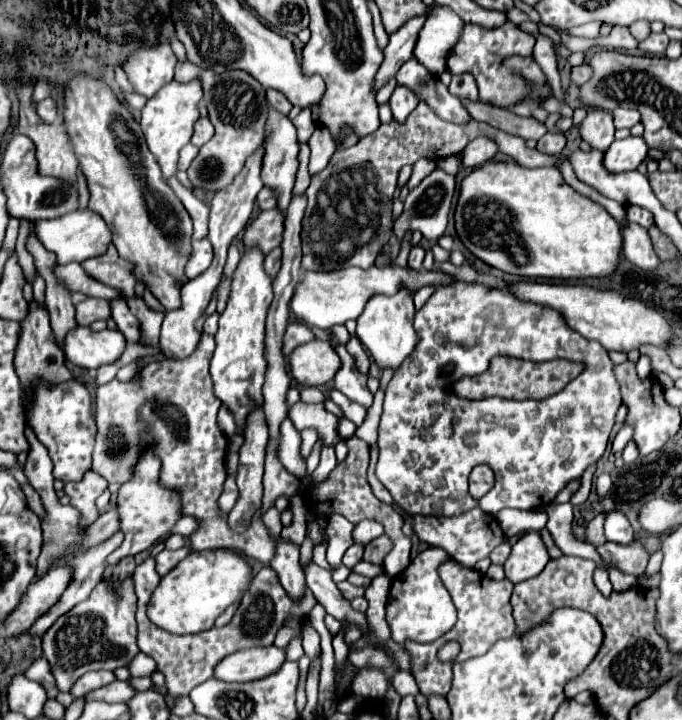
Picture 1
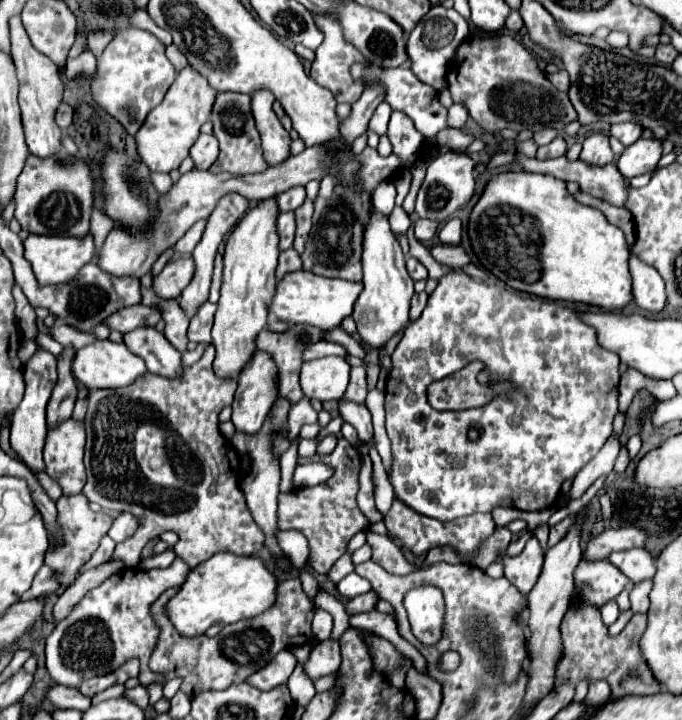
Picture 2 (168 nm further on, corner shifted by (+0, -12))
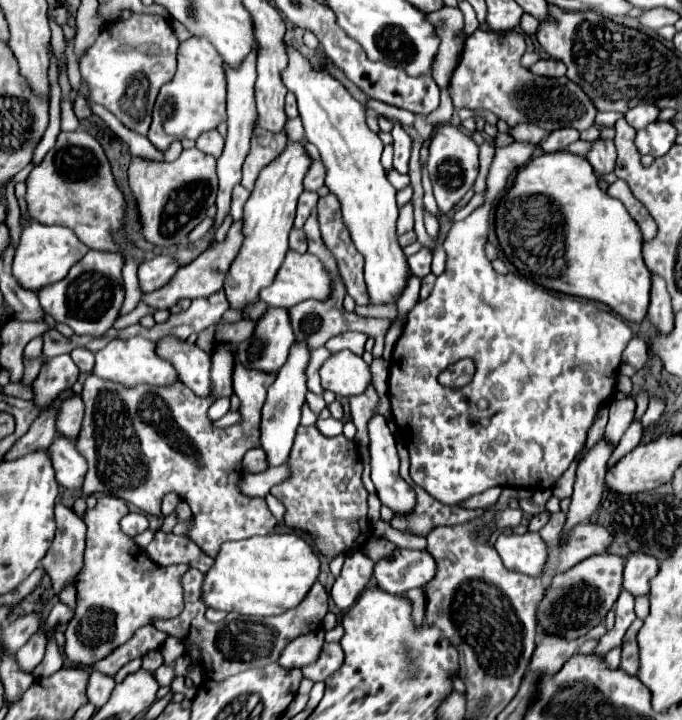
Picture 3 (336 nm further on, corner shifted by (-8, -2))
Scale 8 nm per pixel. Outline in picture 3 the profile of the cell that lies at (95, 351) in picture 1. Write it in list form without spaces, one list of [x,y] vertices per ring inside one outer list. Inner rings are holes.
[[[134,336],[128,340],[112,340],[108,342],[102,350],[96,354],[96,364],[94,364],[94,374],[104,380],[114,380],[124,386],[136,386],[136,384],[154,384],[154,386],[166,386],[178,380],[176,370],[170,366],[170,362],[162,360],[154,352],[154,342]]]

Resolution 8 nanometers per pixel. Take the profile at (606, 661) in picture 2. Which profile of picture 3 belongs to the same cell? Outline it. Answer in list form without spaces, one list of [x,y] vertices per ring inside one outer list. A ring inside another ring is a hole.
[[[636,618],[623,639],[620,668],[626,670],[628,674],[636,674],[638,668],[640,668],[640,654],[638,654],[640,648],[638,648],[638,642],[636,642],[640,628],[642,628],[642,620]]]

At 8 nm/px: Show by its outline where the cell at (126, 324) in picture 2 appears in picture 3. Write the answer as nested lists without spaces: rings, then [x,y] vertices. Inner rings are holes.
[[[234,222],[230,232],[228,232],[228,238],[224,242],[216,242],[212,248],[208,248],[206,252],[202,252],[194,262],[190,262],[188,266],[182,266],[176,276],[160,290],[156,292],[148,292],[148,294],[142,294],[142,304],[154,308],[154,310],[170,310],[178,300],[182,298],[202,298],[202,296],[210,296],[212,292],[220,290],[222,284],[224,284],[224,276],[236,256],[240,248],[240,222]]]

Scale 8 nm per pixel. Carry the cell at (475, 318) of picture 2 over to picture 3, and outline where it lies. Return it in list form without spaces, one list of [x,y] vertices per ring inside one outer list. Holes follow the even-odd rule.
[[[514,142],[506,148],[496,148],[496,156],[492,160],[490,166],[490,174],[488,174],[488,194],[486,194],[486,202],[484,206],[476,208],[468,218],[464,218],[462,222],[454,222],[452,228],[448,230],[446,238],[444,238],[444,250],[446,250],[446,270],[436,278],[434,290],[432,294],[424,300],[418,302],[410,312],[408,312],[408,320],[404,324],[404,332],[400,336],[400,340],[394,346],[394,354],[392,354],[392,364],[390,364],[390,378],[388,378],[388,398],[392,404],[392,414],[394,420],[398,424],[400,436],[404,438],[408,452],[410,452],[410,476],[412,480],[422,486],[430,496],[434,496],[438,502],[448,504],[448,506],[456,506],[462,504],[464,500],[468,500],[470,496],[482,494],[488,488],[494,486],[502,486],[502,488],[534,488],[530,492],[536,490],[548,490],[552,488],[558,478],[566,472],[566,468],[574,462],[574,458],[578,456],[578,452],[586,446],[586,438],[588,438],[588,430],[594,424],[594,418],[598,414],[598,410],[608,404],[614,398],[614,390],[616,390],[616,370],[622,362],[622,352],[628,346],[628,342],[632,340],[632,330],[612,312],[600,310],[594,302],[590,300],[582,300],[582,298],[574,298],[574,296],[564,296],[564,294],[554,294],[544,290],[542,286],[536,286],[534,282],[522,280],[514,274],[498,274],[494,272],[494,268],[490,266],[490,260],[484,254],[484,244],[488,240],[488,218],[490,218],[490,210],[494,206],[494,200],[498,196],[502,196],[502,192],[506,190],[508,178],[520,168],[524,166],[534,152],[536,146],[532,144],[524,144],[524,142]],[[462,358],[474,358],[476,362],[476,376],[472,380],[470,386],[464,386],[462,390],[450,390],[438,384],[438,374],[440,370],[446,370],[450,364],[462,360]]]

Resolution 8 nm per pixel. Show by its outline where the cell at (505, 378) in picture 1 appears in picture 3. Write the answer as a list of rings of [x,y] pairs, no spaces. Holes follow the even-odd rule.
[[[464,358],[464,360],[458,360],[456,364],[448,366],[444,370],[444,374],[438,376],[438,382],[442,386],[448,386],[448,388],[462,388],[462,386],[468,386],[472,382],[474,372],[476,372],[474,360]]]

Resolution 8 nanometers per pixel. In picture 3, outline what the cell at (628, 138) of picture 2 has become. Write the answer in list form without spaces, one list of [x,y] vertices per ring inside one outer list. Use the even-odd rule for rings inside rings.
[[[636,106],[626,112],[626,120],[632,128],[644,130],[648,124],[652,124],[658,118],[658,112],[660,110],[656,110],[656,106]]]

